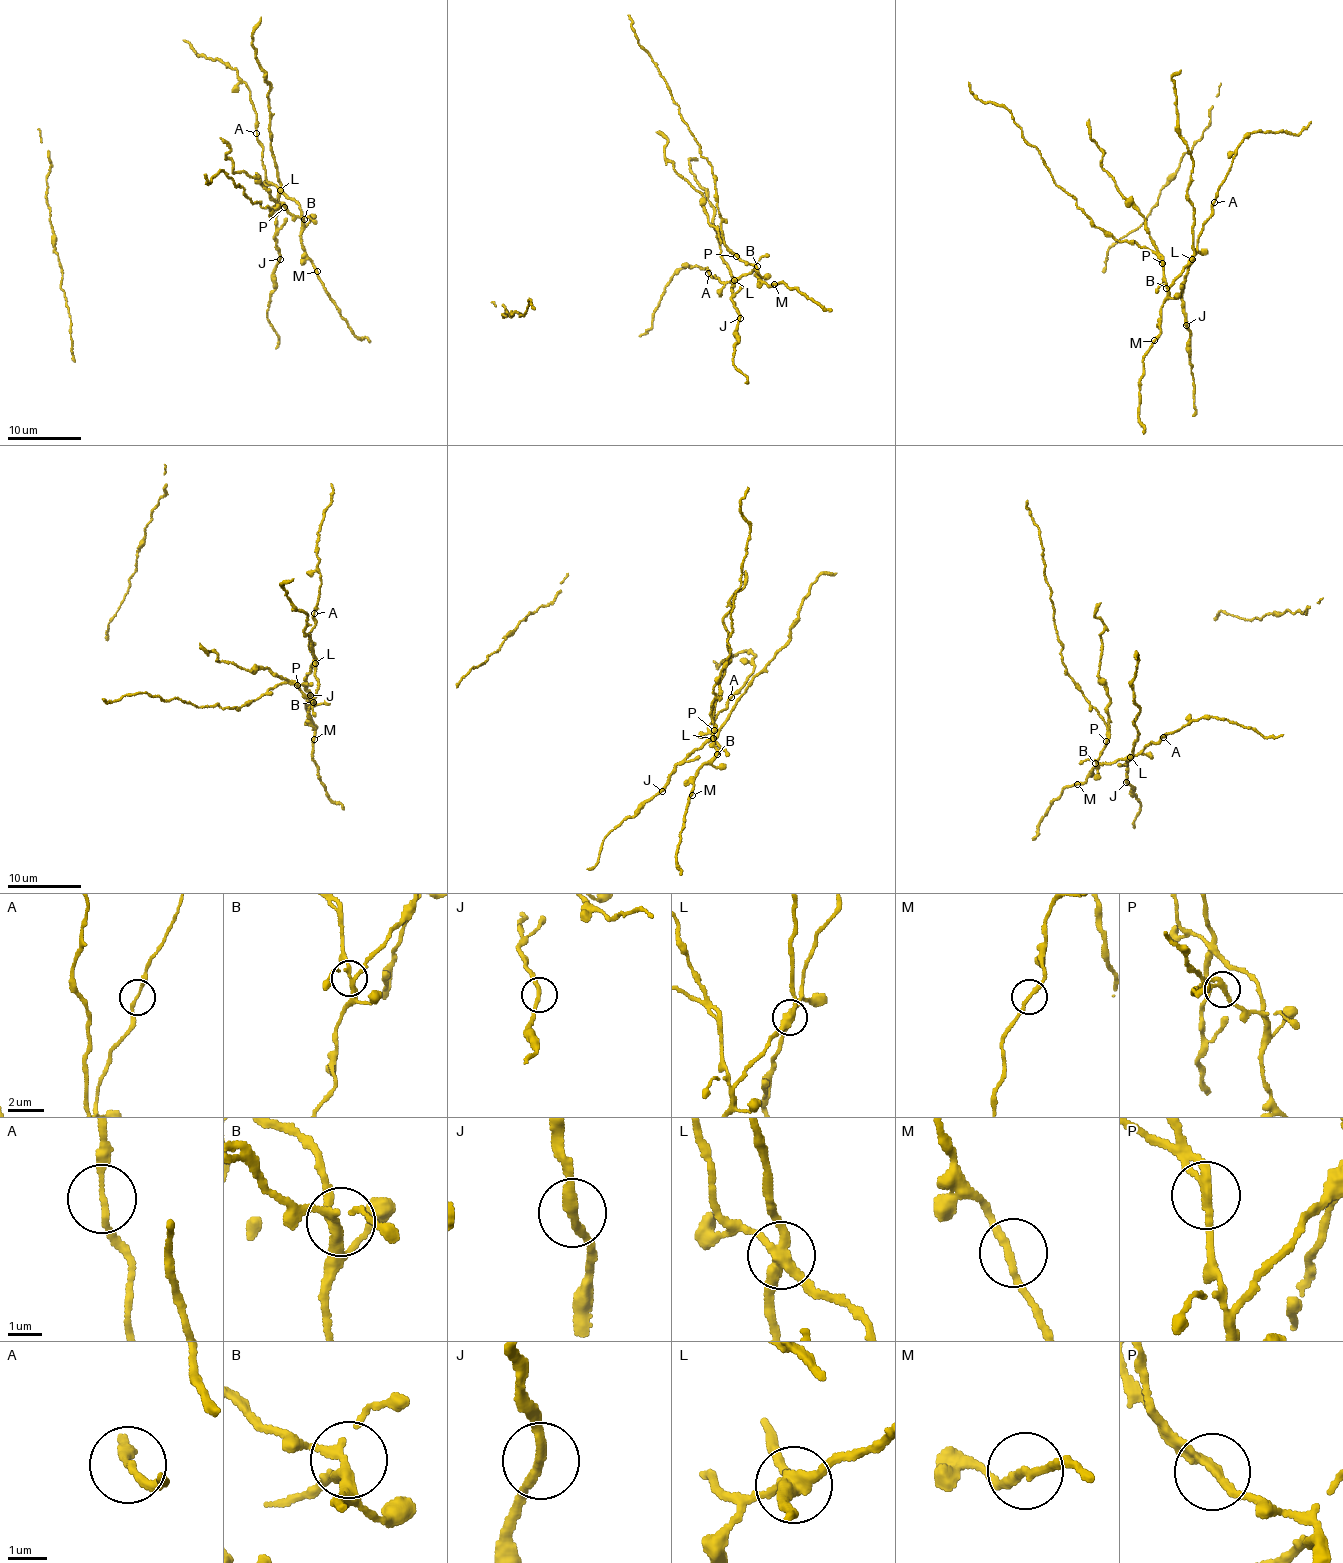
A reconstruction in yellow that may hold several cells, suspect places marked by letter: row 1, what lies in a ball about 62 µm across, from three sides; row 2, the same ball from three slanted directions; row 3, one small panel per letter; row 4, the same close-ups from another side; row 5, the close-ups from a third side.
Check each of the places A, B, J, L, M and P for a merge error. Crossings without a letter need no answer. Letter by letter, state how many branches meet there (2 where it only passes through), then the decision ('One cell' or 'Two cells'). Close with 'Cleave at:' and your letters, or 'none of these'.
A: Branches: 2. One cell
B: Branches: 4. One cell
J: Branches: 2. Two cells
L: Branches: 4. Two cells
M: Branches: 2. One cell
P: Branches: 2. Two cells
Cleave at: J, L, P

